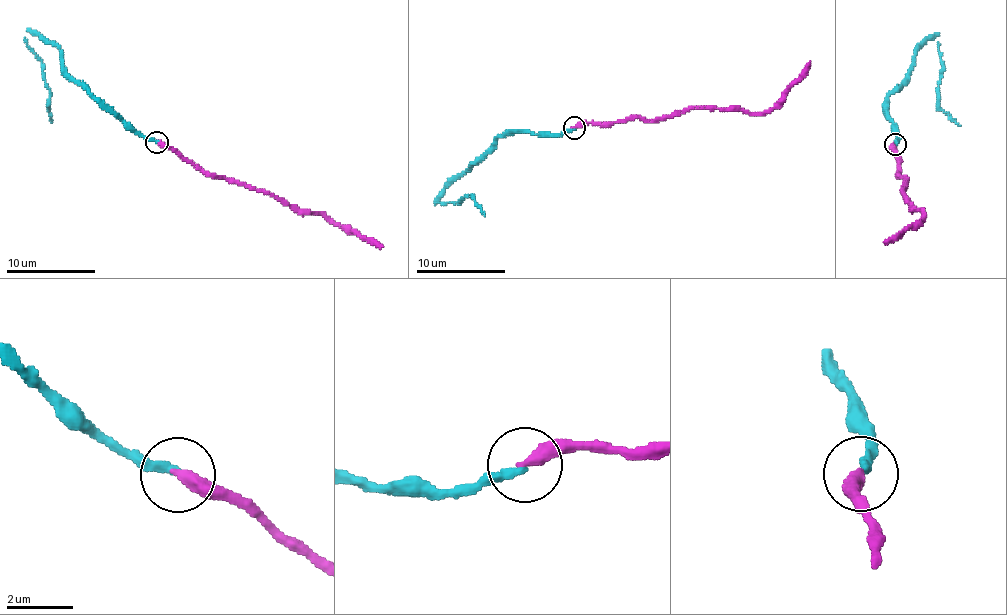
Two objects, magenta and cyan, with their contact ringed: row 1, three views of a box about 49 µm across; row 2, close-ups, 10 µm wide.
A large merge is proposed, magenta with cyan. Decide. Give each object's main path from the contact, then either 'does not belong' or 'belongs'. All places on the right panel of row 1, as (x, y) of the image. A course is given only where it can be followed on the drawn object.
course magenta (894, 144), (901, 167), (897, 172), (907, 180), (904, 194), (924, 217), (884, 242); course cyan (896, 144), (884, 102), (907, 76), (913, 56), (927, 39), (938, 35), (942, 66), (939, 108), (960, 125); belongs

